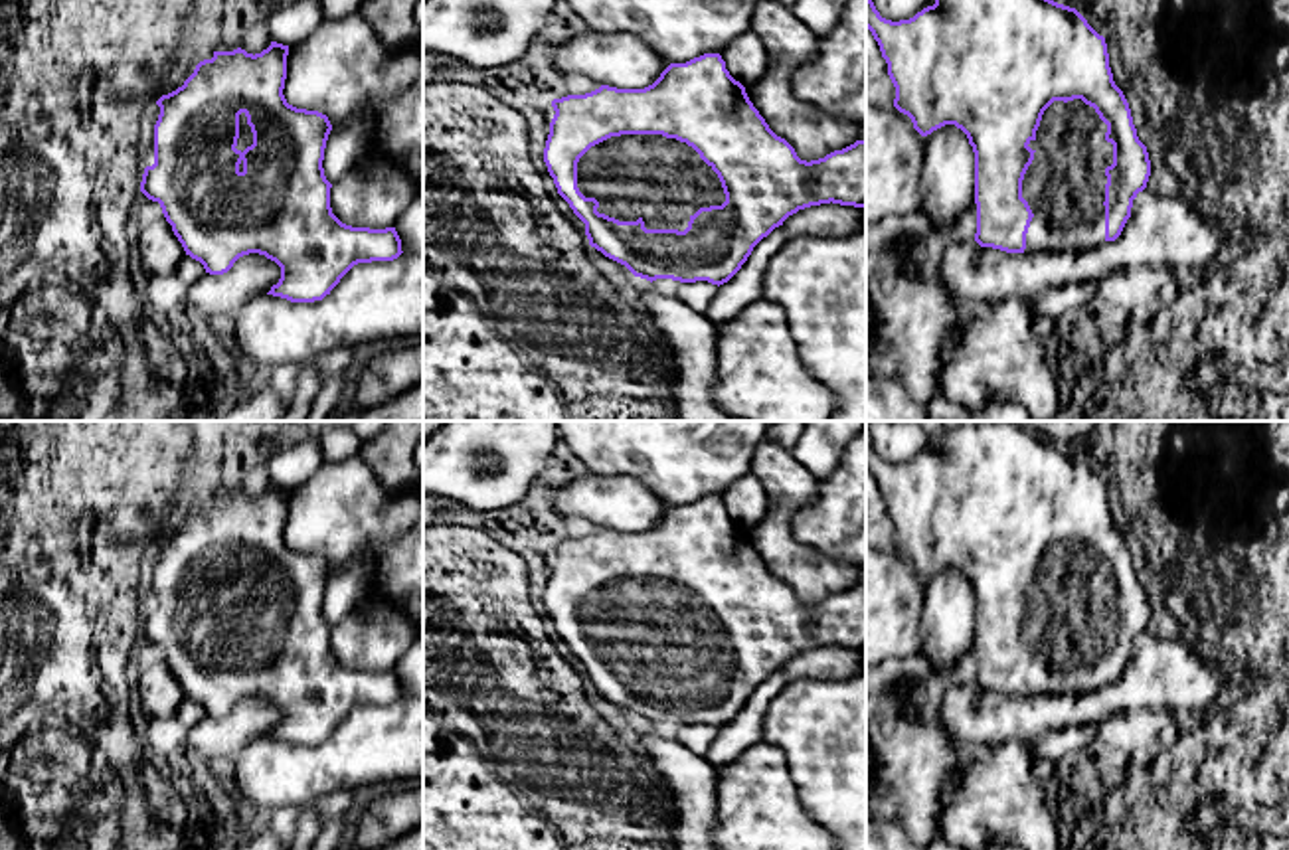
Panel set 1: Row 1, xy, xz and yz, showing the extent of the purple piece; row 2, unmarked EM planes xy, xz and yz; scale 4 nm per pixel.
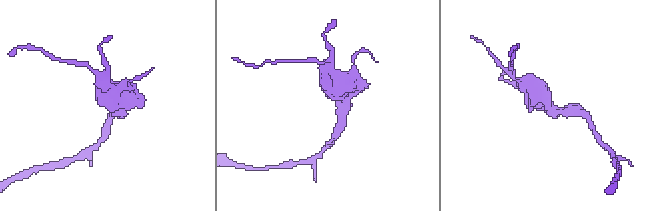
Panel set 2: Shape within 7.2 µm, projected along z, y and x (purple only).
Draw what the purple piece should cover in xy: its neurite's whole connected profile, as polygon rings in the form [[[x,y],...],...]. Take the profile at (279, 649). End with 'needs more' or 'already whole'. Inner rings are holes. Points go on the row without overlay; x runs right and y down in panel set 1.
[[[271,484],[261,496],[214,494],[212,502],[196,508],[176,534],[162,538],[154,567],[154,607],[144,611],[140,635],[158,644],[186,698],[200,704],[210,718],[227,716],[249,696],[265,698],[281,710],[281,722],[267,737],[291,745],[322,743],[358,706],[393,704],[401,694],[395,670],[370,672],[342,666],[330,650],[332,627],[324,619],[322,603],[332,567],[318,553],[297,552],[287,546],[289,488]]]; needs more

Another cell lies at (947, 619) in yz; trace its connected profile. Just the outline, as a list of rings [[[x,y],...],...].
[[[945,567],[925,579],[919,652],[941,672],[975,644],[975,595],[967,577]]]

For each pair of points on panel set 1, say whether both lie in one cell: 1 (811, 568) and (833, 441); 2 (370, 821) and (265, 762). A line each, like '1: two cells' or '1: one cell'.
1: two cells
2: two cells

